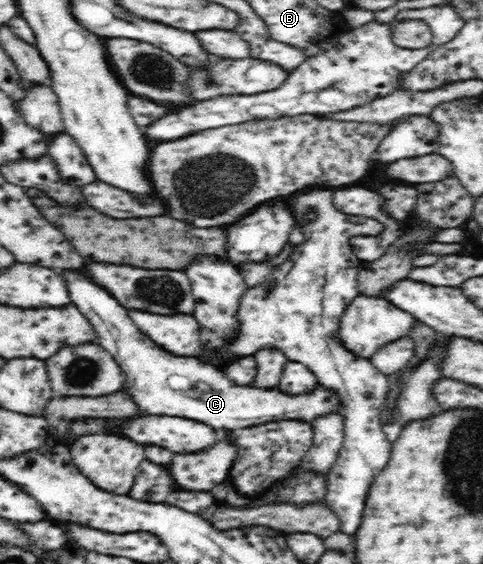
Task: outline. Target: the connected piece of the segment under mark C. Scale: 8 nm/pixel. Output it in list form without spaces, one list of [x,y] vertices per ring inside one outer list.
[[[82,268],[69,269],[66,271],[67,273],[65,273],[65,277],[67,277],[67,290],[69,290],[69,295],[71,295],[69,298],[71,298],[71,301],[75,303],[75,307],[79,307],[79,311],[83,313],[84,317],[87,317],[88,322],[91,323],[91,326],[95,329],[97,343],[100,346],[103,346],[103,348],[105,348],[115,358],[117,364],[121,366],[123,376],[125,376],[125,382],[123,383],[123,389],[121,390],[125,390],[127,394],[131,394],[131,396],[133,396],[133,400],[139,404],[139,413],[137,413],[137,415],[133,415],[133,418],[146,415],[184,417],[190,420],[195,419],[195,421],[201,421],[201,423],[209,425],[209,427],[212,427],[218,431],[221,429],[229,429],[230,431],[234,431],[251,427],[251,425],[261,425],[261,423],[267,423],[269,421],[281,421],[283,419],[295,419],[311,422],[317,419],[317,417],[323,417],[327,415],[327,413],[335,413],[335,411],[342,409],[342,401],[339,394],[334,389],[323,386],[323,384],[319,384],[312,392],[297,395],[287,395],[287,393],[283,393],[283,391],[279,391],[279,389],[271,389],[271,391],[269,391],[269,389],[259,389],[259,387],[241,387],[241,385],[233,385],[233,383],[227,379],[227,375],[225,375],[223,371],[219,371],[217,367],[213,367],[213,365],[209,365],[209,363],[199,361],[198,356],[177,356],[155,344],[151,338],[147,337],[145,333],[135,327],[135,323],[133,323],[133,321],[131,321],[131,317],[127,315],[127,309],[123,309],[123,307],[117,303],[117,299],[111,297],[111,293],[109,293],[103,286],[97,285],[94,281],[91,281],[90,277],[86,276],[86,273],[81,273]]]

